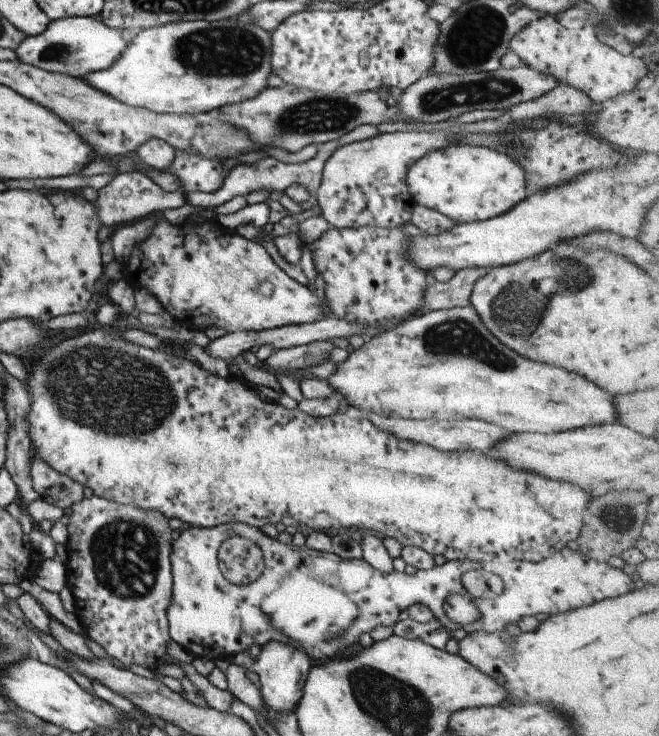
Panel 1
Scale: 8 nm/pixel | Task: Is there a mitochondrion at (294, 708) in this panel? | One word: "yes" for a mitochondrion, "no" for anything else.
no

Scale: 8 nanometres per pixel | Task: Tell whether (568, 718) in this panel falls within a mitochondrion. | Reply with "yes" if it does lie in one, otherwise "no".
no

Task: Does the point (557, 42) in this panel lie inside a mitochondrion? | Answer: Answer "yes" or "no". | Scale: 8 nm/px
no

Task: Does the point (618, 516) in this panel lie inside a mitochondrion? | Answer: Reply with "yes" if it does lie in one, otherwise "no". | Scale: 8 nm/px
yes

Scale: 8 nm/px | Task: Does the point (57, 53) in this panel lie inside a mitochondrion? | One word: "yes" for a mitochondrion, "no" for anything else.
yes

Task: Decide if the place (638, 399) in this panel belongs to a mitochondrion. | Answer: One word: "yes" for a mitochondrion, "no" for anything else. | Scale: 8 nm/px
no

